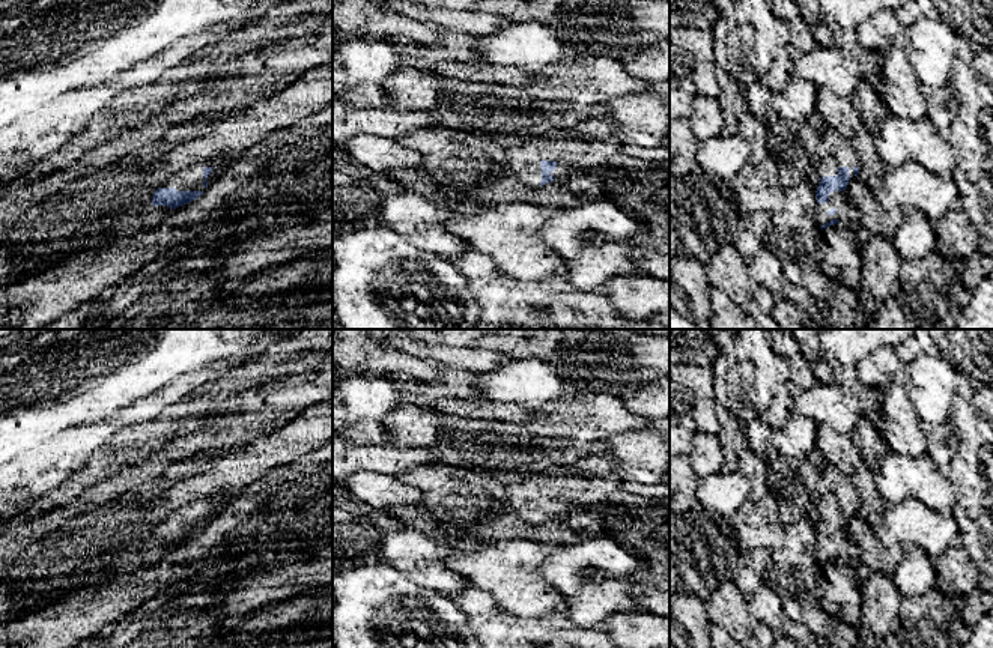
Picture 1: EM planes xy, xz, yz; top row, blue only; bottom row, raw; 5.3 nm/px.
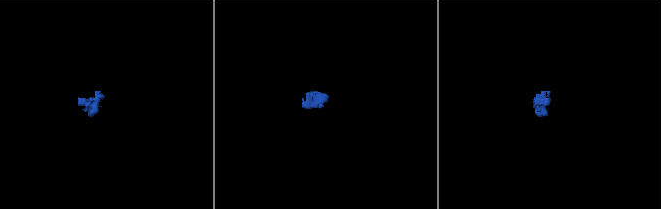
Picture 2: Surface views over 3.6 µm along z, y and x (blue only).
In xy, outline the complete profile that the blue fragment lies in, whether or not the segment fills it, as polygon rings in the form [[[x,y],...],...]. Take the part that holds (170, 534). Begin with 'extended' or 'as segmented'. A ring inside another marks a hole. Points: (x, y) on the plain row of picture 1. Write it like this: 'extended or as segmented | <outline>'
extended | [[[197,499],[172,513],[152,532],[152,543],[169,543],[176,546],[199,535],[208,525],[208,513],[212,510],[212,501]]]

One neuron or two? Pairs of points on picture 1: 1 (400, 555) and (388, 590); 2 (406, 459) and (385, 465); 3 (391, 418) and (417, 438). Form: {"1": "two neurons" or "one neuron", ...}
{"1": "two neurons", "2": "one neuron", "3": "one neuron"}

